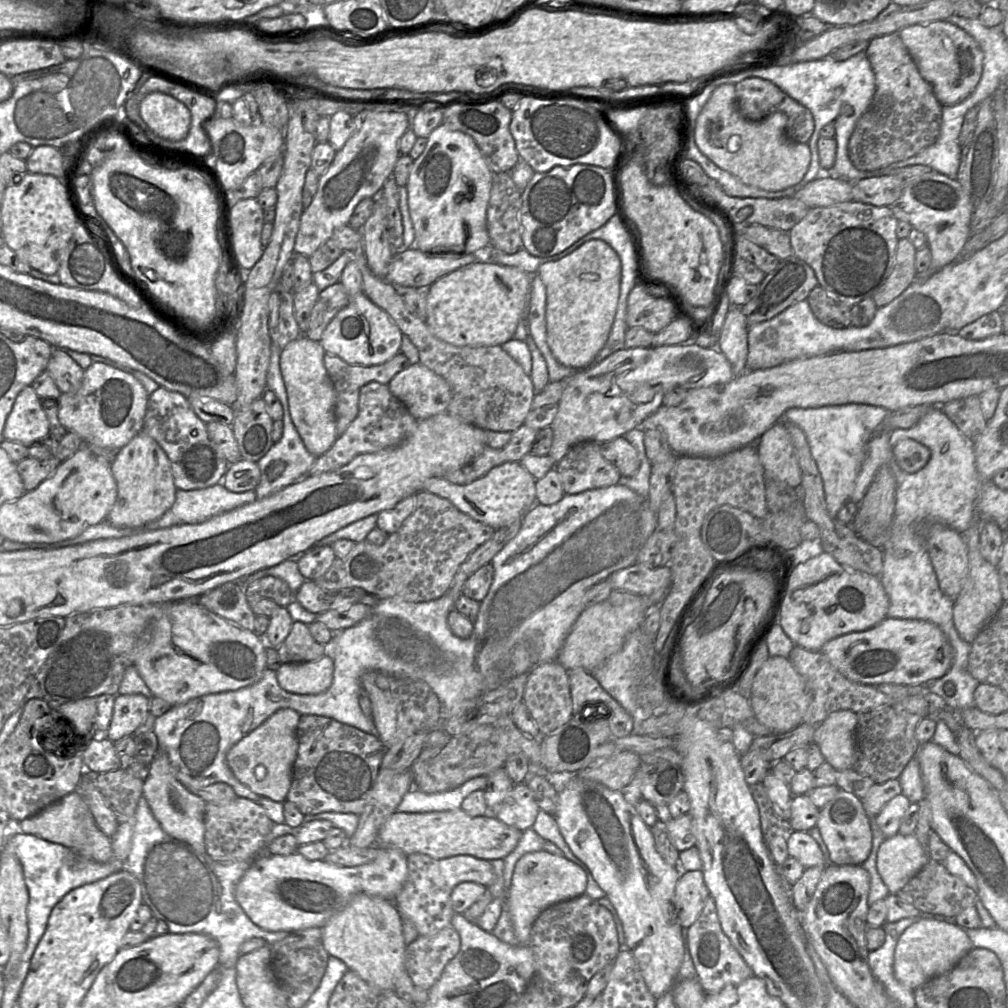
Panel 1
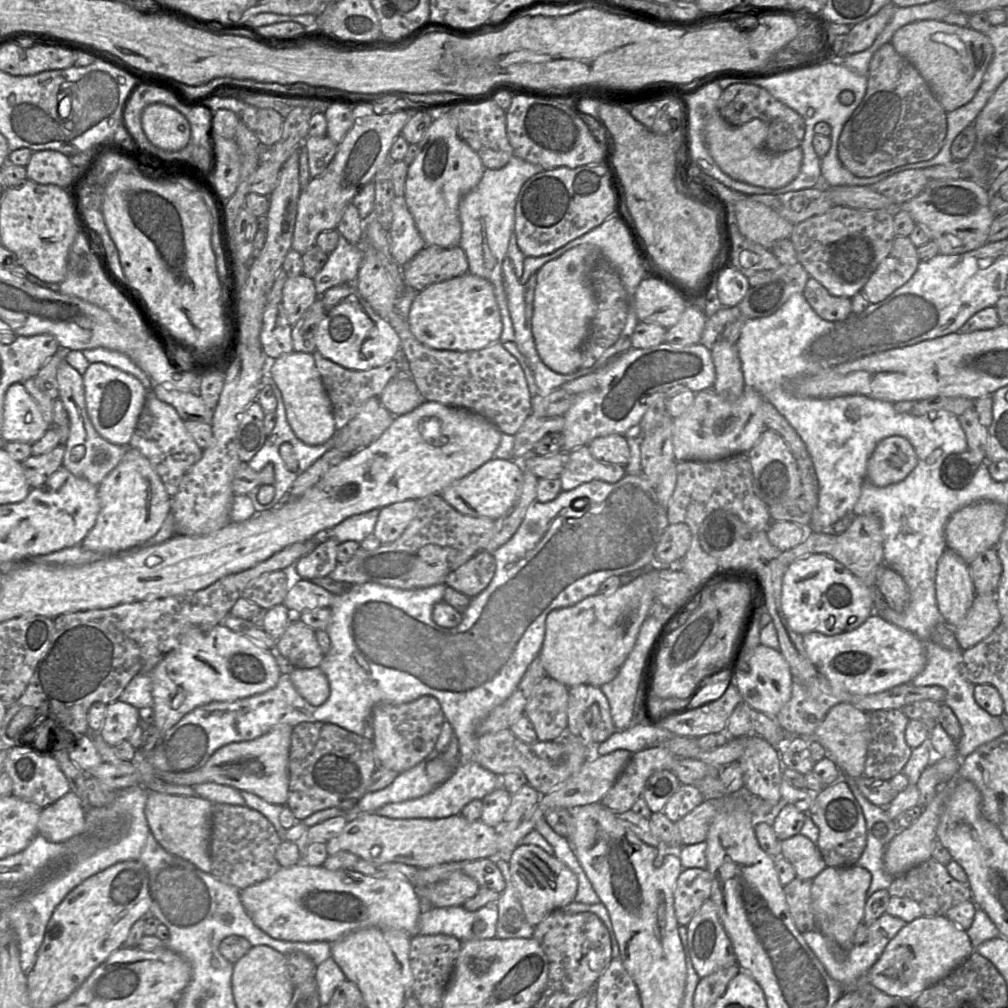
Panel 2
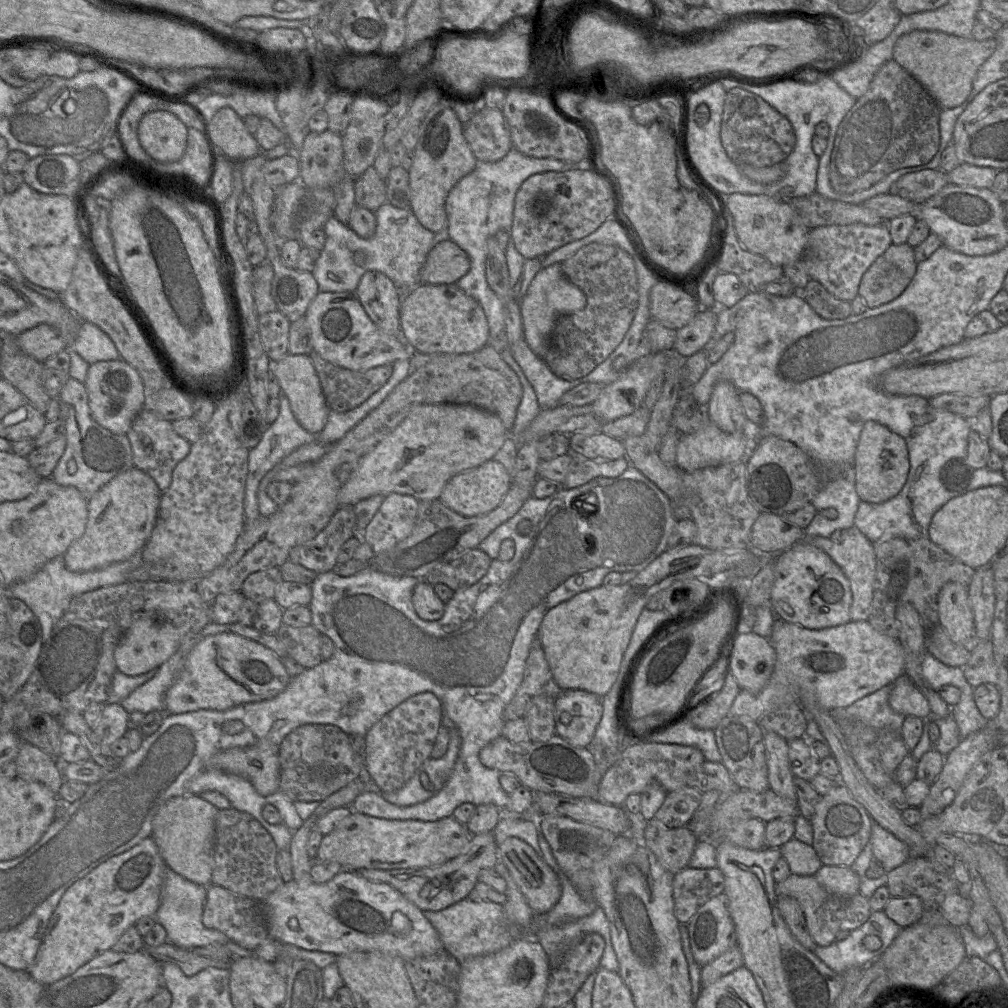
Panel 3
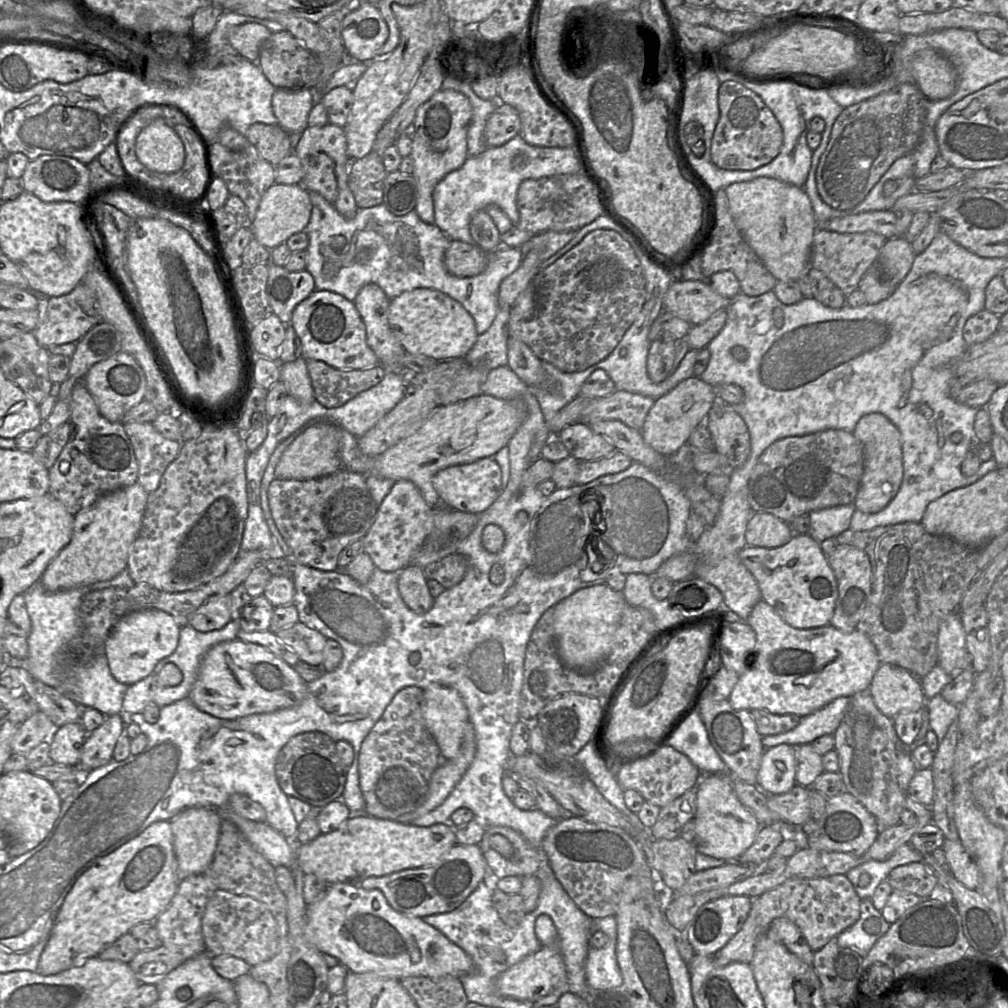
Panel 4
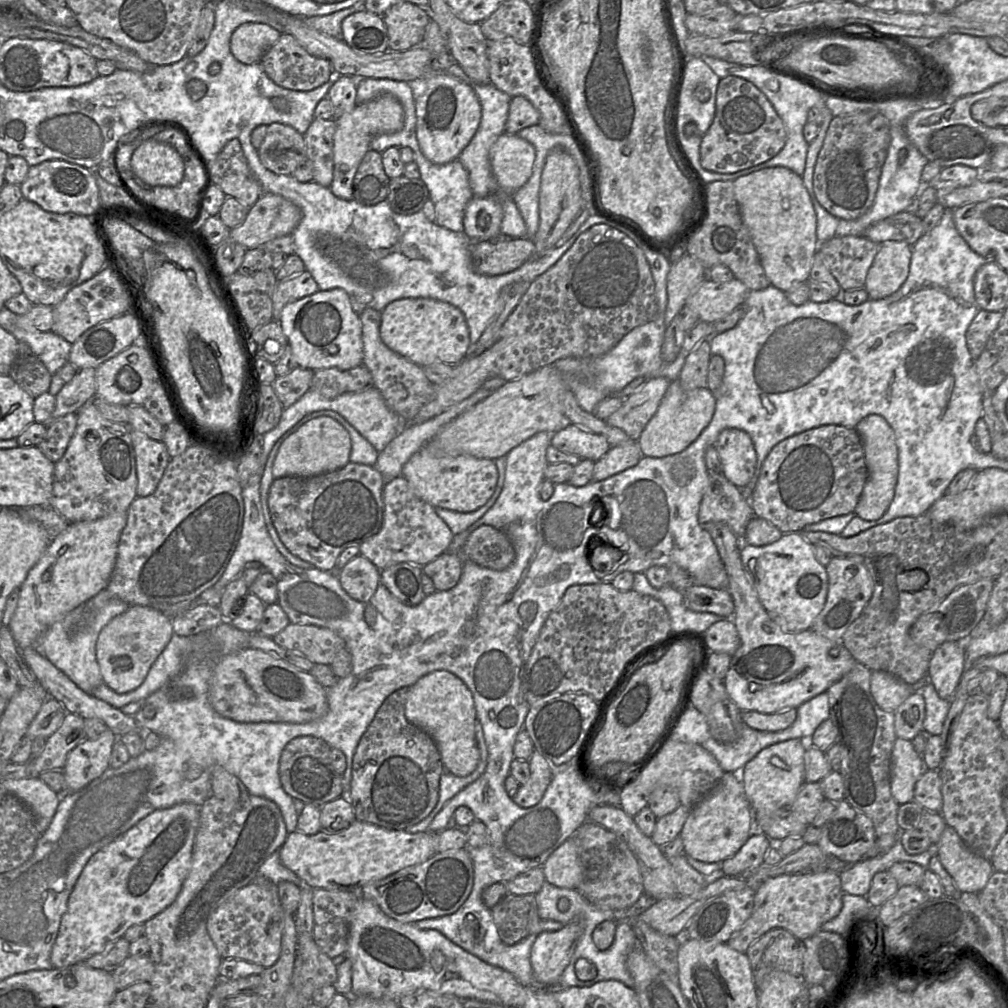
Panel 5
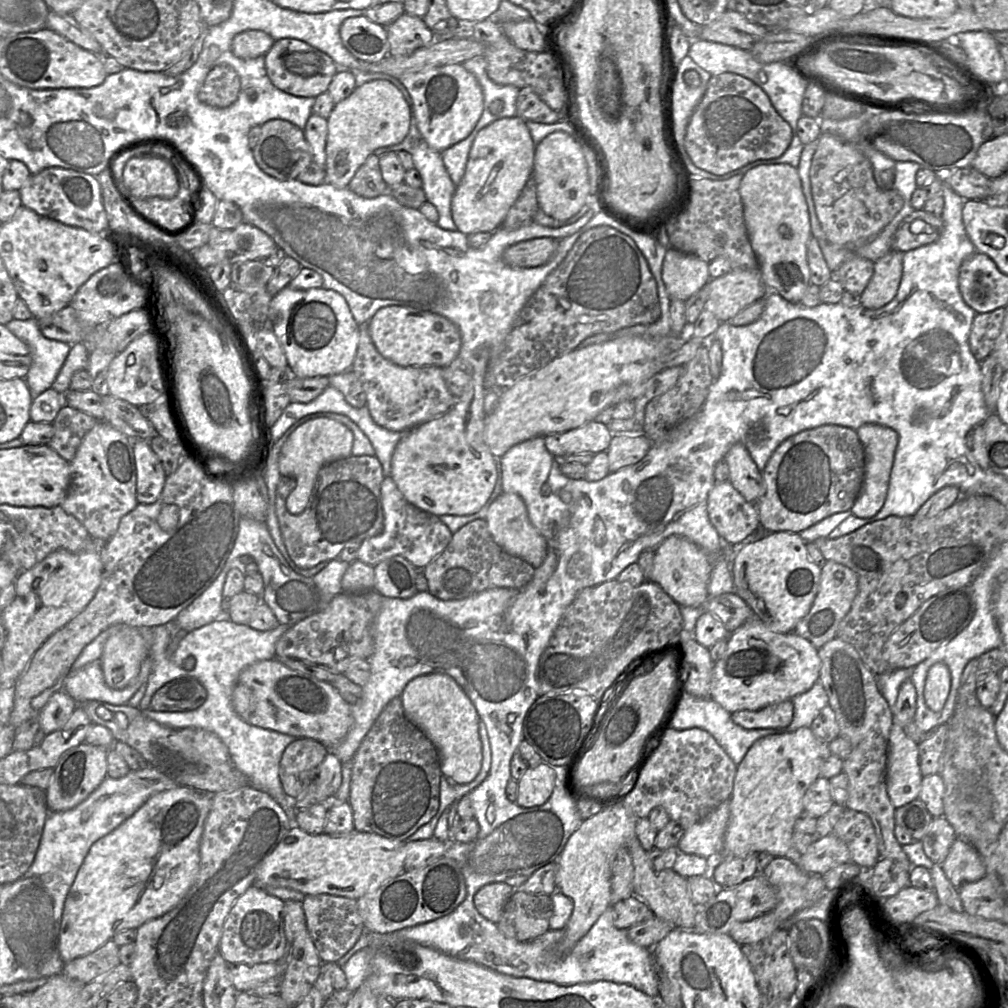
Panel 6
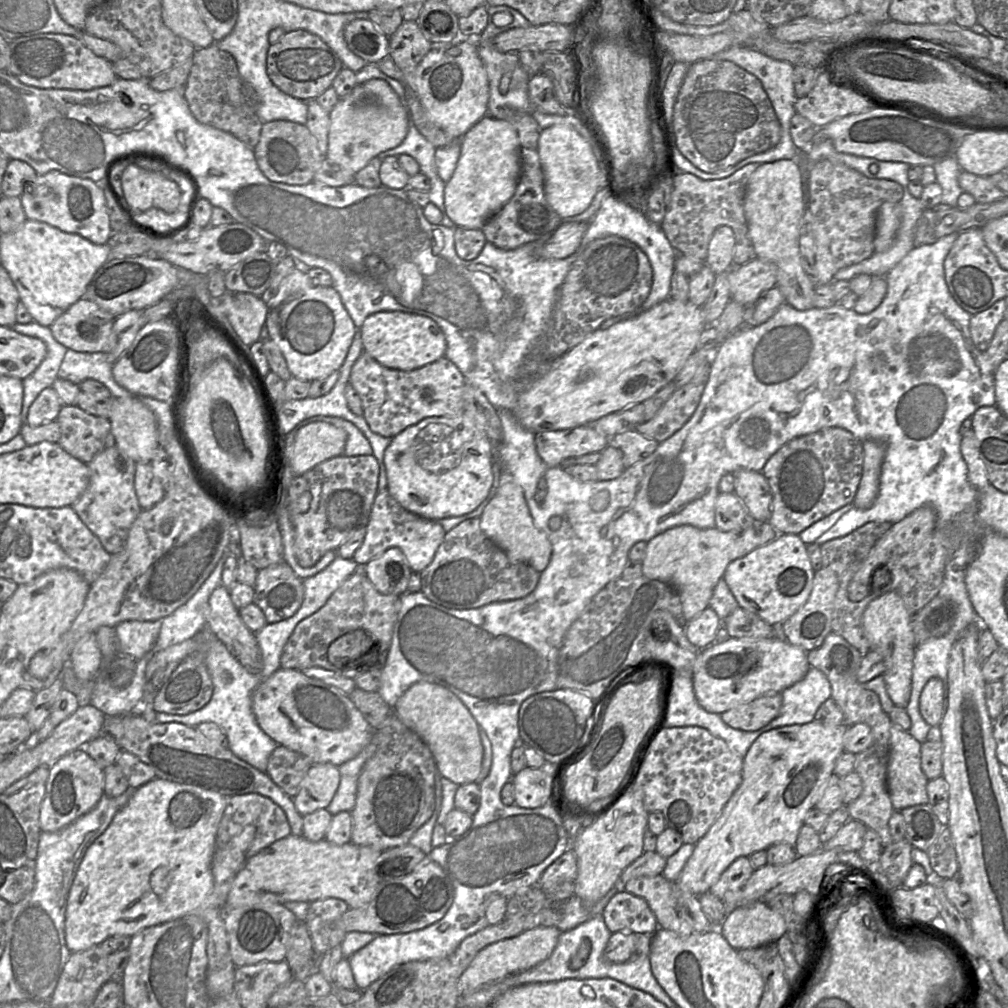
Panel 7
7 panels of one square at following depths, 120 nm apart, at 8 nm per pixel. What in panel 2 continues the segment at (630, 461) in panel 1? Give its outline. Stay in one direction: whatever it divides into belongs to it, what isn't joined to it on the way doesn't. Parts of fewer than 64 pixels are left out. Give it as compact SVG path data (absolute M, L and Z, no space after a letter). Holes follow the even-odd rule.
M610 434L593 439L588 444L591 454L599 461L626 466L630 448L626 435Z

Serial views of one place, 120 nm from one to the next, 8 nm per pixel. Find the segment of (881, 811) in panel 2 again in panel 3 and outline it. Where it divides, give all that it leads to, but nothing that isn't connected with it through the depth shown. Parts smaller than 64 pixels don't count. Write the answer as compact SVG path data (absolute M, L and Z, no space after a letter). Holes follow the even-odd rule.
M872 821L870 839L850 866L860 877L859 893L869 899L879 887L886 885L888 873L909 858L906 845Z

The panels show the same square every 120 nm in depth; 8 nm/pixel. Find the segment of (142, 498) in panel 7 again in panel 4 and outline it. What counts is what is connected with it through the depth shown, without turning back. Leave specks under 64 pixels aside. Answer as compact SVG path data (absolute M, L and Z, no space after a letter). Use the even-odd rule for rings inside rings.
M150 422L125 423L124 430L137 460L137 482L147 493L153 492L168 465L178 456L182 442L164 438Z

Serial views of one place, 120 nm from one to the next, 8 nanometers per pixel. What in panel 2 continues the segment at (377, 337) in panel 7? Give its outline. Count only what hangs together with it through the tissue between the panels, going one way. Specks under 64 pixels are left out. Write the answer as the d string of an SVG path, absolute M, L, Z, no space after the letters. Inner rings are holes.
M469 272L417 292L409 311L408 322L416 339L436 350L481 350L499 342L503 330L493 285Z

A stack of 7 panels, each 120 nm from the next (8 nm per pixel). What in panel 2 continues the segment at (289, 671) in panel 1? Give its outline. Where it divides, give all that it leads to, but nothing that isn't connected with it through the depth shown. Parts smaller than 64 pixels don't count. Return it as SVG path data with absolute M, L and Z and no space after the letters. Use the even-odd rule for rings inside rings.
M319 666L310 669L296 667L289 676L297 692L312 706L323 704L329 697L329 682Z

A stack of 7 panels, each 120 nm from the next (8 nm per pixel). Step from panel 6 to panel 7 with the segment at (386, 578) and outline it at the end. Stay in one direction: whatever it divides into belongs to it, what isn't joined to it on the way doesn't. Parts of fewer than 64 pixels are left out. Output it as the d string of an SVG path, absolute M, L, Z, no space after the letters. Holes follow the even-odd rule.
M389 548L363 568L372 585L382 594L402 596L408 592L412 570L398 548Z

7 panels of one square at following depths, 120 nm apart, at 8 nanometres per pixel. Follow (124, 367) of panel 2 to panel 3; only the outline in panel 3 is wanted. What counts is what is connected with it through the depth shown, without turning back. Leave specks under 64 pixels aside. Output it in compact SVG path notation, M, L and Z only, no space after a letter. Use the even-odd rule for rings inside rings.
M82 321L78 333L66 349L76 352L88 364L116 360L120 355L108 335L91 322Z

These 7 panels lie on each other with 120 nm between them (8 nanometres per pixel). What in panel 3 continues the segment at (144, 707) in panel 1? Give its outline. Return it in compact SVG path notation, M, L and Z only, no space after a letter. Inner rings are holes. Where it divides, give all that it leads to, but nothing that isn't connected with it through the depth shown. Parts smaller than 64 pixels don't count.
M106 703L97 728L93 731L101 746L111 747L117 740L126 736L129 730L130 714L121 703Z

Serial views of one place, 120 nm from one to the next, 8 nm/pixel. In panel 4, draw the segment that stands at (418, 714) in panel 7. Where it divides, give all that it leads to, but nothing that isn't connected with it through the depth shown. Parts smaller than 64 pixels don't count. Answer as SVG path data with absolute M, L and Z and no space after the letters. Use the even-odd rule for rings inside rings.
M430 684L424 691L422 701L422 716L428 731L435 739L442 756L447 760L457 757L464 732L469 721L469 714L466 705L457 690L441 684Z

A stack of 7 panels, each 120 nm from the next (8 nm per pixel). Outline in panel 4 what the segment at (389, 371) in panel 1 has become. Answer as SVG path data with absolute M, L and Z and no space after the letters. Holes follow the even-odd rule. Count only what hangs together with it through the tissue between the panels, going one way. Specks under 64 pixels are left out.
M306 360L315 400L326 408L344 405L359 393L377 385L386 370L377 365L360 370L340 370L323 361Z

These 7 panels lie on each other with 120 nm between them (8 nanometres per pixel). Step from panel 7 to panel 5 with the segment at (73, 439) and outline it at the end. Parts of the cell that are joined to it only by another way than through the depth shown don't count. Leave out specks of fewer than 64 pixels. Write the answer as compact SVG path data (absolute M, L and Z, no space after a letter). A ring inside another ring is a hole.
M69 413L57 419L51 419L47 425L45 438L37 445L38 449L51 462L62 458L75 432L77 413Z

